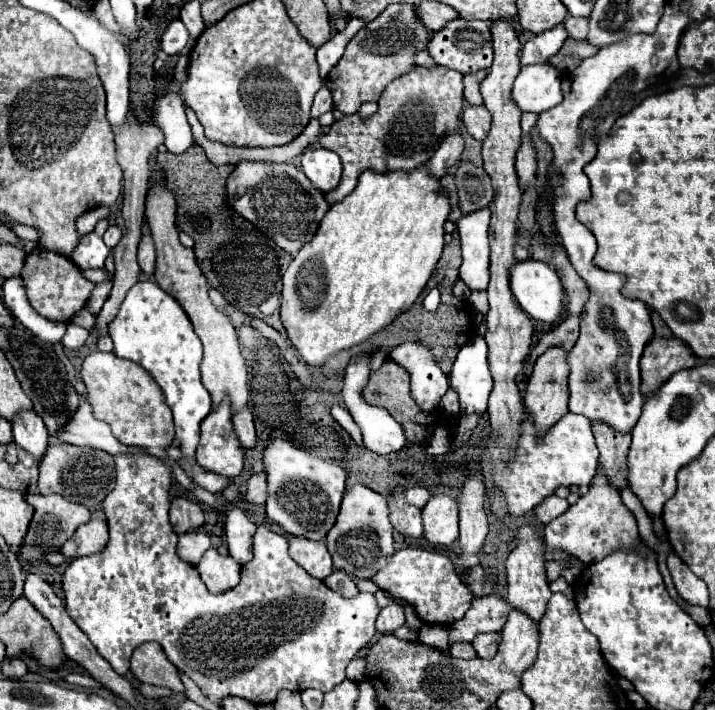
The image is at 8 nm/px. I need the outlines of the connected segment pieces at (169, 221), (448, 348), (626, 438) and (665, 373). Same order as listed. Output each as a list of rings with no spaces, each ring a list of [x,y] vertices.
[[[158,182],[148,190],[146,222],[152,230],[152,238],[154,238],[156,254],[158,254],[154,278],[164,292],[168,292],[170,296],[174,296],[180,302],[180,306],[188,314],[190,322],[194,324],[194,332],[202,340],[202,346],[204,346],[204,358],[202,358],[202,368],[200,368],[202,384],[210,392],[214,406],[218,406],[224,396],[230,396],[232,410],[238,412],[248,402],[248,384],[246,384],[248,372],[246,372],[246,362],[240,354],[238,334],[236,334],[236,328],[232,326],[232,322],[220,310],[216,310],[216,306],[212,304],[212,300],[208,296],[208,290],[210,290],[208,280],[202,274],[194,252],[190,248],[184,248],[178,240],[176,200],[164,182]]]
[[[458,232],[452,234],[452,242],[444,246],[442,258],[438,260],[438,266],[442,266],[446,270],[444,280],[438,284],[440,290],[440,306],[436,312],[428,312],[422,306],[422,296],[412,304],[412,308],[408,308],[406,312],[402,312],[392,324],[388,324],[386,328],[382,328],[380,332],[376,332],[368,344],[374,346],[374,352],[382,352],[384,360],[390,360],[390,352],[392,348],[404,344],[404,342],[420,342],[426,348],[432,348],[432,356],[436,360],[436,364],[440,364],[444,374],[450,374],[454,358],[458,354],[458,350],[462,348],[462,344],[466,344],[472,336],[474,336],[474,310],[466,300],[460,300],[452,294],[452,286],[458,280],[458,268],[462,264],[462,252],[460,252],[460,238]]]
[[[592,422],[592,430],[600,450],[598,466],[612,480],[612,484],[618,490],[622,490],[624,486],[628,486],[626,456],[630,448],[630,434],[616,432],[610,424],[604,424],[604,422]]]
[[[654,336],[648,346],[644,348],[640,360],[640,376],[642,376],[642,394],[656,392],[668,376],[678,370],[694,368],[694,354],[692,350],[678,338],[658,338]]]

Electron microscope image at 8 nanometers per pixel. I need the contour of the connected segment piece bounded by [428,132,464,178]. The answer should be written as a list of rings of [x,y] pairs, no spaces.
[[[454,132],[454,134],[448,134],[448,138],[442,140],[440,148],[434,152],[432,160],[428,162],[428,168],[430,172],[436,176],[436,178],[442,178],[446,174],[446,168],[456,164],[460,160],[460,154],[464,150],[464,138],[460,132]]]

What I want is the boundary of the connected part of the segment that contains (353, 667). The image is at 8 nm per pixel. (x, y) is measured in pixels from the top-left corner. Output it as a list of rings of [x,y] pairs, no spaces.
[[[354,658],[350,664],[348,664],[348,668],[346,668],[346,676],[348,676],[348,680],[352,680],[352,682],[360,682],[360,680],[364,680],[364,666],[366,666],[366,660],[364,658]]]

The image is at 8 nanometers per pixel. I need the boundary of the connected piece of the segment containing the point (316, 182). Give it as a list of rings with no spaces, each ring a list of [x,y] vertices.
[[[306,148],[300,162],[304,174],[320,192],[330,192],[340,184],[342,162],[334,152],[326,148]]]

